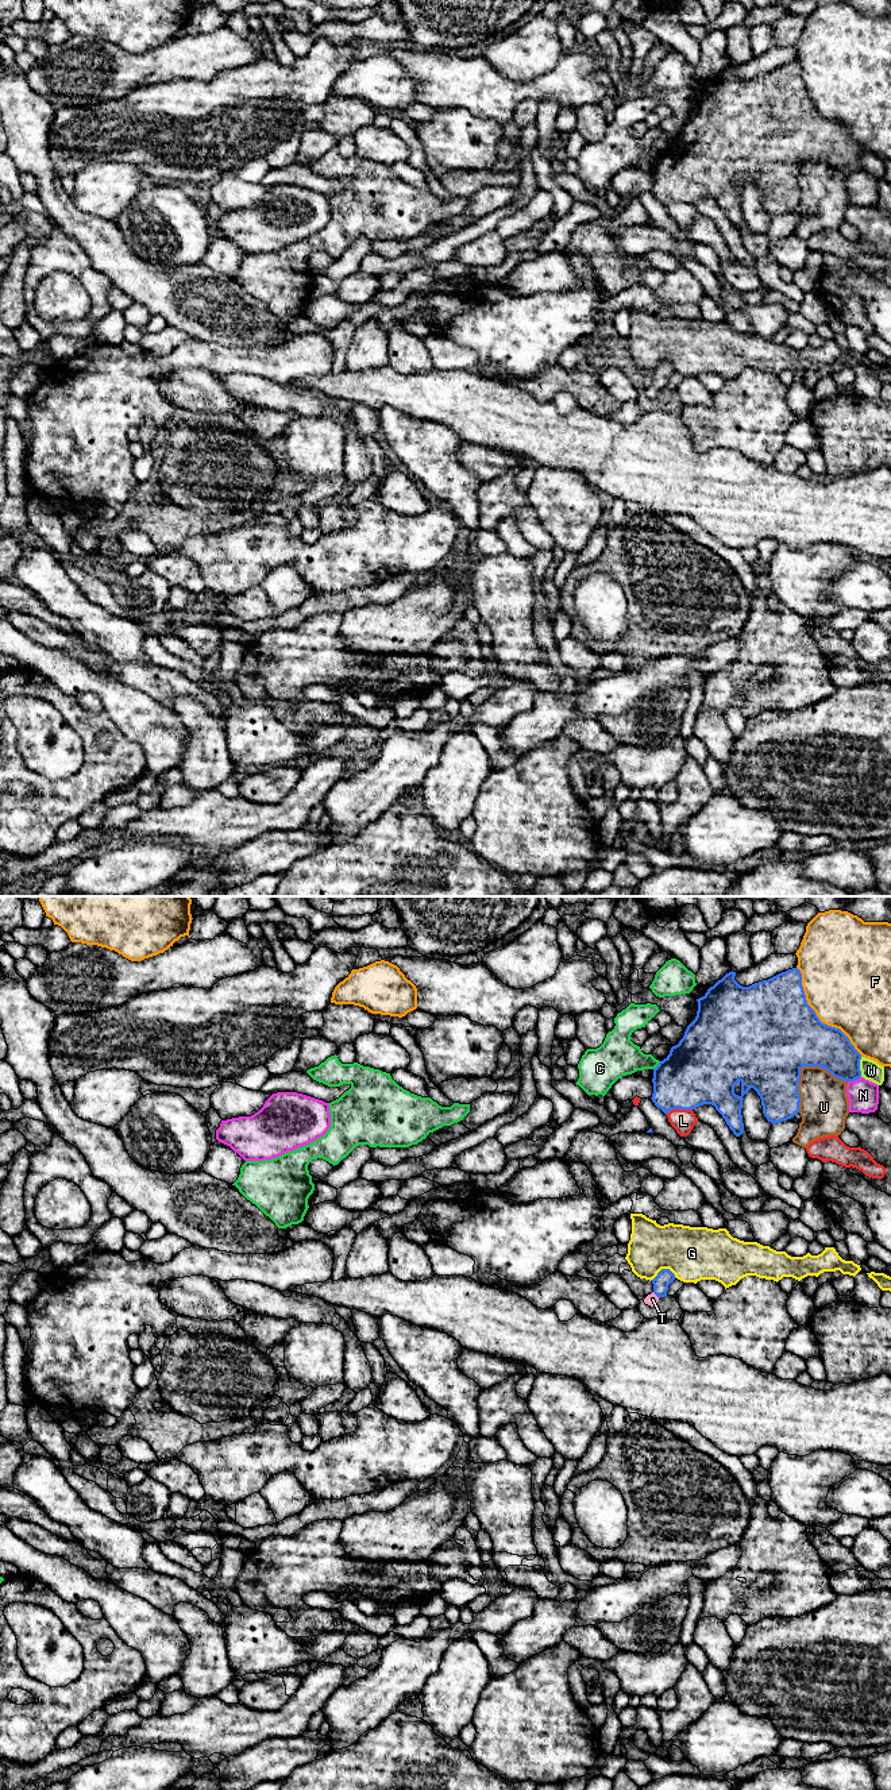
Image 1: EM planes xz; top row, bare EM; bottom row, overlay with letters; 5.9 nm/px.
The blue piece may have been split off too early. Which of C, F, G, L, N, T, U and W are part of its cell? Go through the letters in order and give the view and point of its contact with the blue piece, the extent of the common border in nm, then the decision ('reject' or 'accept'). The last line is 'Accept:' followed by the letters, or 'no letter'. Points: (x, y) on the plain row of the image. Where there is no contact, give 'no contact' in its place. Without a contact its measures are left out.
C: meets blue in xz at (658, 158); contact 70 nm long; reject
F: meets blue in xz at (817, 110); contact 650 nm long; reject
G: meets blue in xz at (663, 362); contact 170 nm long; reject
L: meets blue in xz at (678, 200); contact 160 nm long; reject
N: meets blue in xz at (855, 172); contact 80 nm long; reject
T: meets blue in xz at (656, 388); contact 60 nm long; accept
U: meets blue in xz at (803, 158); contact 360 nm long; reject
W: meets blue in xz at (859, 159); contact 120 nm long; reject
Accept: T

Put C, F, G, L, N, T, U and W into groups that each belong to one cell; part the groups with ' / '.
C / F / G / L / N / T / U / W

